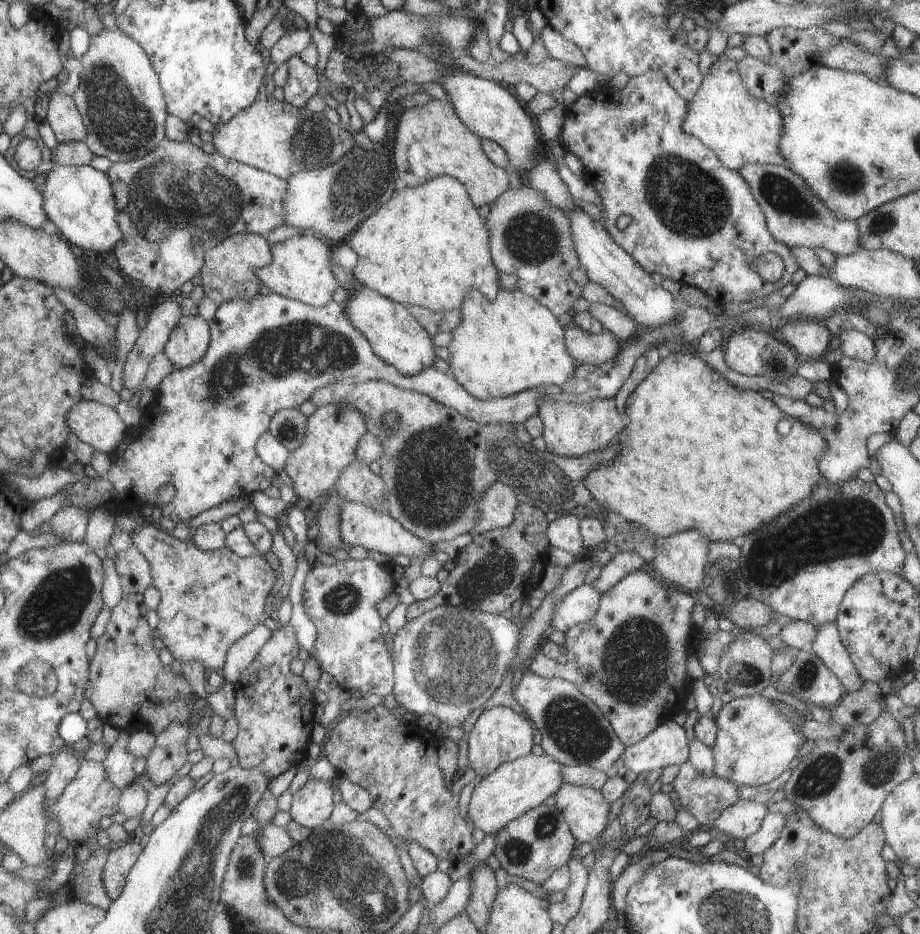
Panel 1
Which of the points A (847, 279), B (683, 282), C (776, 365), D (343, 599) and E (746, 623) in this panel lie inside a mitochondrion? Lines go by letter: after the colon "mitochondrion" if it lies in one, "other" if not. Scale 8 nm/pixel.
A: other
B: other
C: mitochondrion
D: mitochondrion
E: other

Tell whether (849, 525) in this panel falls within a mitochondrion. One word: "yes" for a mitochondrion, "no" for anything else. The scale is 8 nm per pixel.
yes

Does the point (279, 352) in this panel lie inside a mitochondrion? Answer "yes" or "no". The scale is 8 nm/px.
yes

